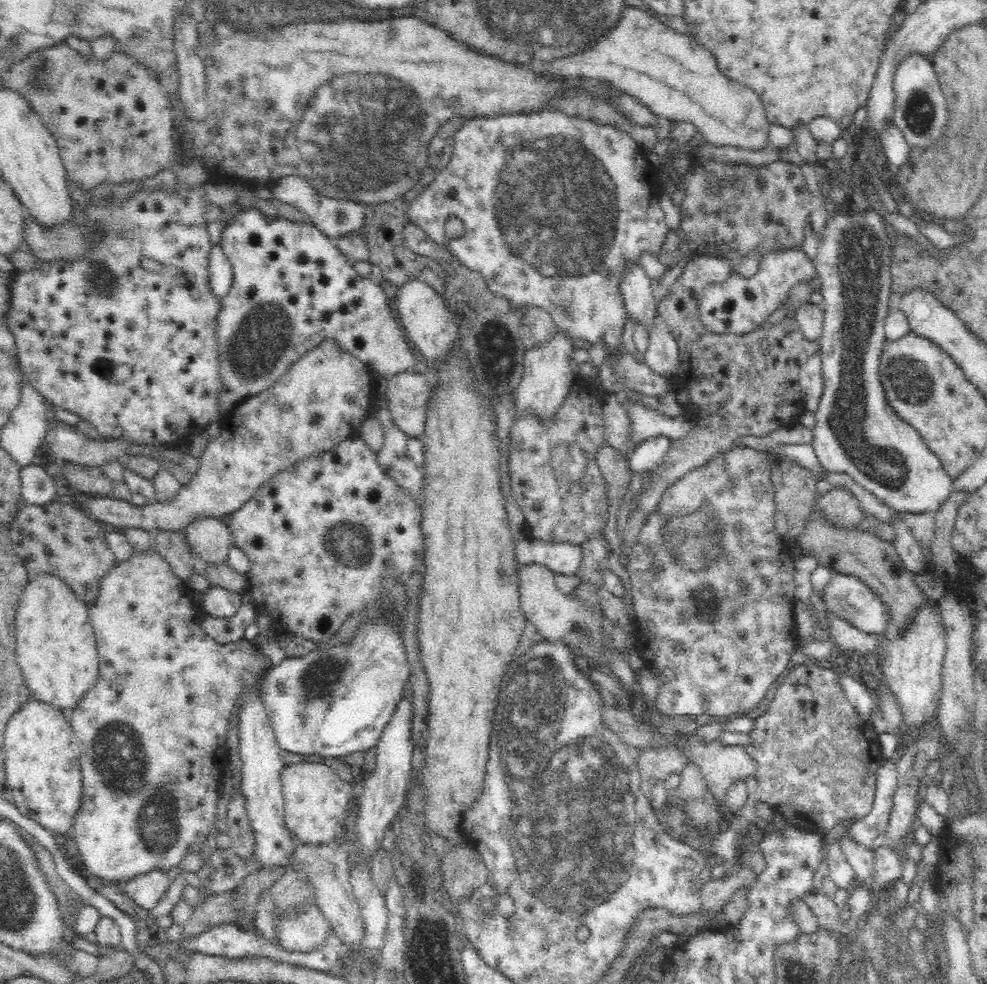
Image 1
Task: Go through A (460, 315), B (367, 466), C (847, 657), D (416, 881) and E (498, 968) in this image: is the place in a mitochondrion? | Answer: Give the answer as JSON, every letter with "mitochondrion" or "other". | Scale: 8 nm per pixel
{"A":"other","B":"other","C":"other","D":"other","E":"other"}

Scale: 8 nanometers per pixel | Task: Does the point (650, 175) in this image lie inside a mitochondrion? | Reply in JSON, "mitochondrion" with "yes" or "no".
{"mitochondrion":"no"}

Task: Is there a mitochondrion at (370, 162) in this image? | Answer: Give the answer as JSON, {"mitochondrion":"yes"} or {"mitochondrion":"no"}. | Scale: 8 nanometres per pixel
{"mitochondrion":"yes"}

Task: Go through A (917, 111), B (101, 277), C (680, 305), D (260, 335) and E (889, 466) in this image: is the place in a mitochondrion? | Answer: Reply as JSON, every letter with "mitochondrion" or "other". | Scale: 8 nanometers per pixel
{"A":"mitochondrion","B":"mitochondrion","C":"other","D":"mitochondrion","E":"mitochondrion"}

